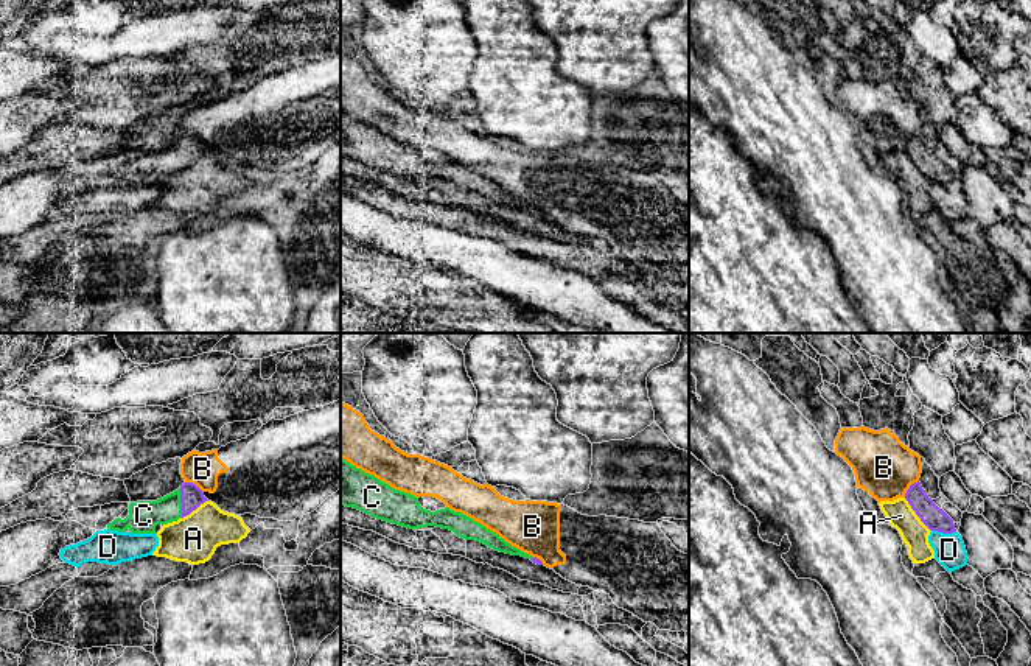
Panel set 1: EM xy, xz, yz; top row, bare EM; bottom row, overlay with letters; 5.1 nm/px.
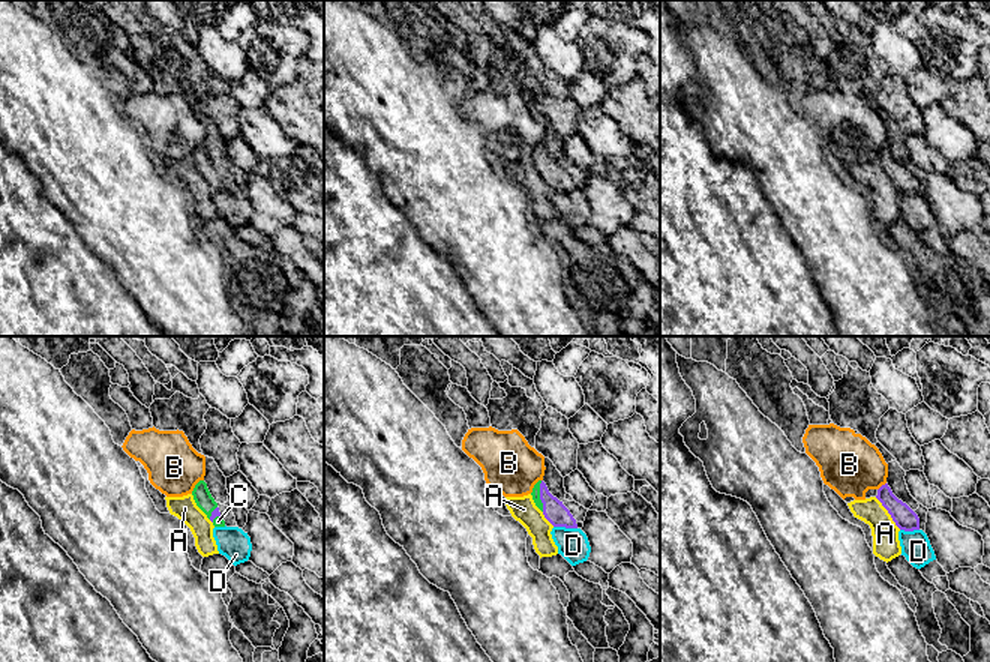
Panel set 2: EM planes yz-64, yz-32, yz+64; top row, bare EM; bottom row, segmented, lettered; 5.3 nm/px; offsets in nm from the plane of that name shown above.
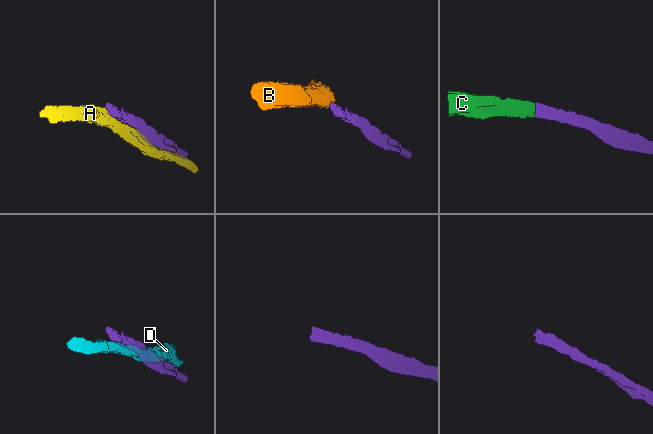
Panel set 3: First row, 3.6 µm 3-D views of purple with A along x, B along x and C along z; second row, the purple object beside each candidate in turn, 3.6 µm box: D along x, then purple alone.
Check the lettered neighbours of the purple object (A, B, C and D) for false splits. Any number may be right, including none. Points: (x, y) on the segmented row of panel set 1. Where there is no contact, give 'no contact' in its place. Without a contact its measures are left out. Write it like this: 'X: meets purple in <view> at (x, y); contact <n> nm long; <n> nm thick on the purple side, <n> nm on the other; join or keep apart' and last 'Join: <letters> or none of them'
A: meets purple in yz at (916, 514); contact 220 nm long; 120 nm thick on the purple side, 140 nm on the other; keep apart
B: meets purple in yz at (910, 487); contact 120 nm long; 120 nm thick on the purple side, 320 nm on the other; keep apart
C: meets purple in xy at (181, 501); contact 150 nm long; 120 nm thick on the purple side, 160 nm on the other; join
D: meets purple in yz at (944, 532); contact 130 nm long; 120 nm thick on the purple side, 160 nm on the other; keep apart
Join: C

